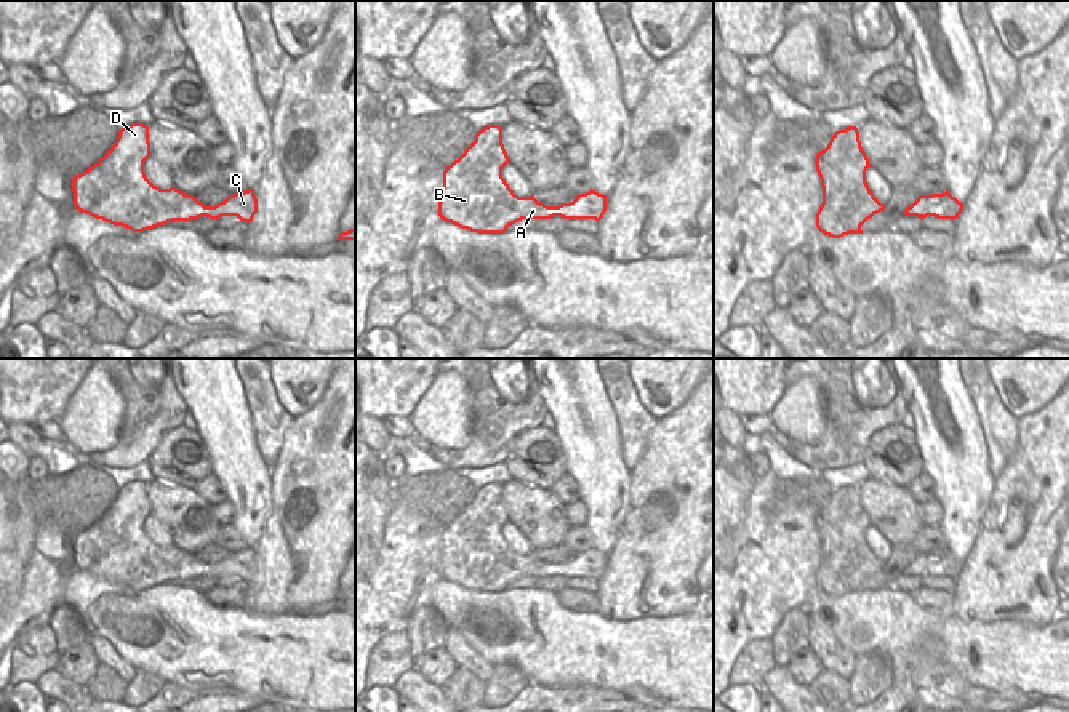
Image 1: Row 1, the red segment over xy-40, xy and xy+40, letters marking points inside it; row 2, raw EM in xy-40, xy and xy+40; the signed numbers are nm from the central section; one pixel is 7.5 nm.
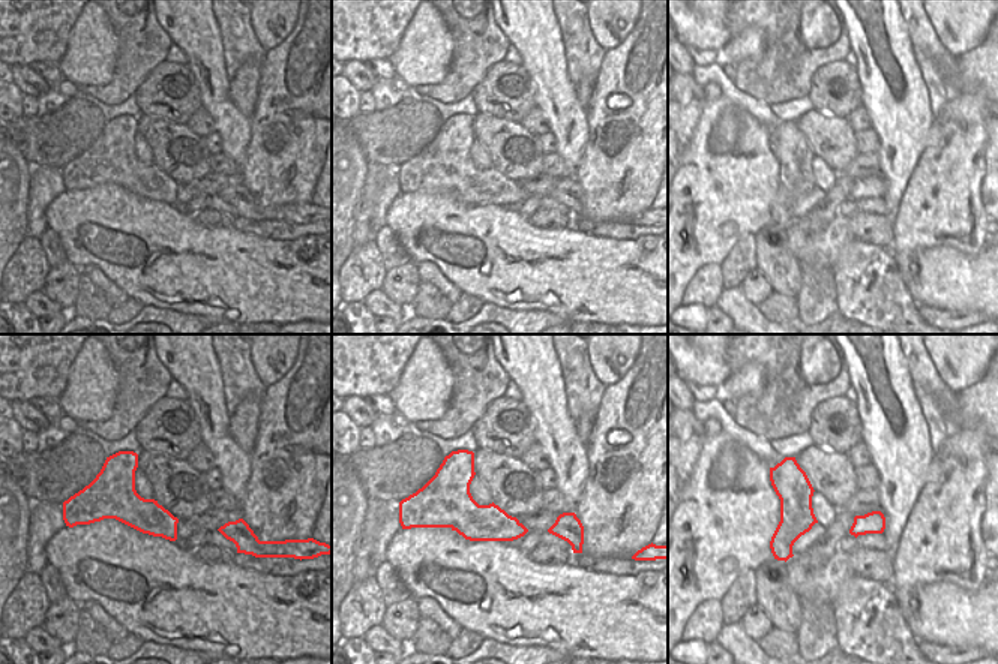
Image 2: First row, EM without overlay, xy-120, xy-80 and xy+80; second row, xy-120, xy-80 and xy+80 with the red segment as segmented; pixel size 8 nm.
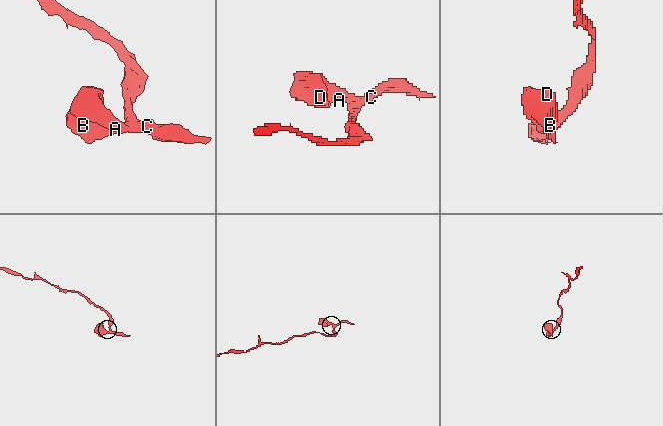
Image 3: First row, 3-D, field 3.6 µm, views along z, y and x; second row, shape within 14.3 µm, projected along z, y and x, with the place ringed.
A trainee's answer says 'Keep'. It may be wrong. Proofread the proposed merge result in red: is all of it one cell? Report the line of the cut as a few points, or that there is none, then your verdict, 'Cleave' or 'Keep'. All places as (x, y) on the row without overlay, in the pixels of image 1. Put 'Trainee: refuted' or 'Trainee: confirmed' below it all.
No split. Keep.
Trainee: confirmed

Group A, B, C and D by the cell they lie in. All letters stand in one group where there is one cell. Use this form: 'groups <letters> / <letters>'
groups A B C D

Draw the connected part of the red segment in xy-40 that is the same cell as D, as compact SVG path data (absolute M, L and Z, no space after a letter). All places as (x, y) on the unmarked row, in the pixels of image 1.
M131 482L122 486L112 507L86 530L74 534L75 568L133 590L202 574L210 578L237 574L250 582L258 571L254 547L229 554L214 565L205 565L174 544L170 547L154 544L144 531L144 520L149 515L149 483Z

